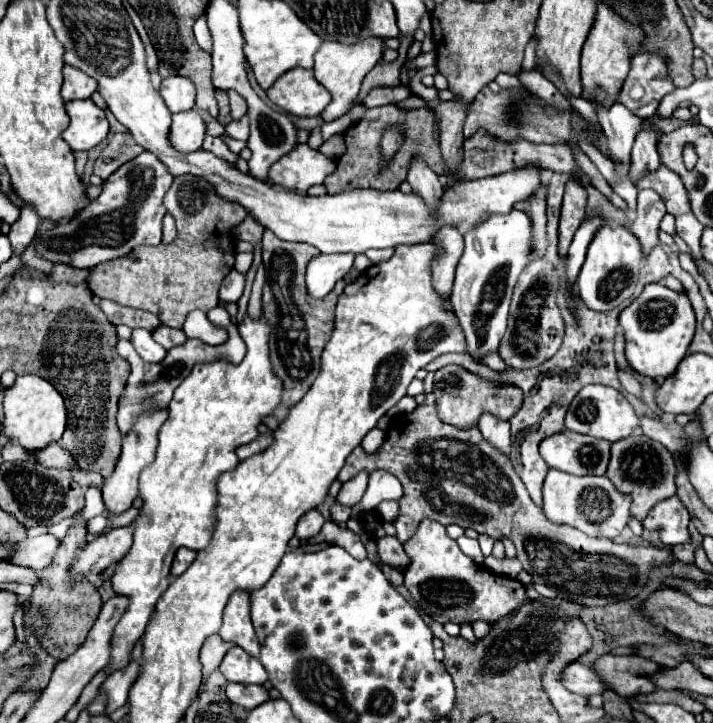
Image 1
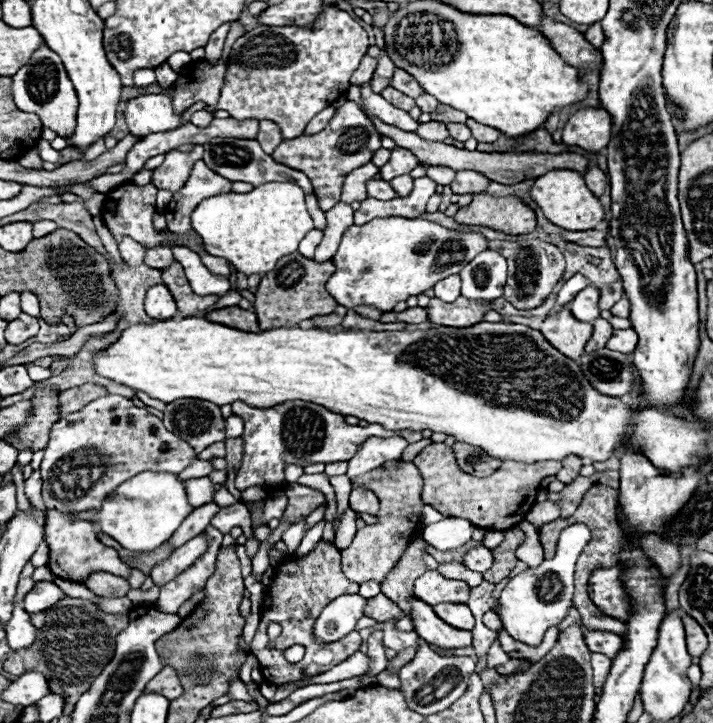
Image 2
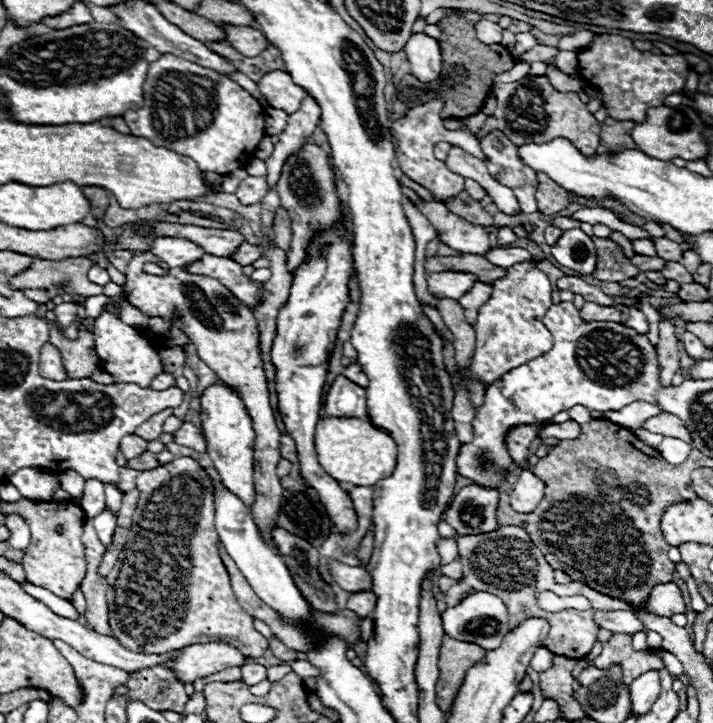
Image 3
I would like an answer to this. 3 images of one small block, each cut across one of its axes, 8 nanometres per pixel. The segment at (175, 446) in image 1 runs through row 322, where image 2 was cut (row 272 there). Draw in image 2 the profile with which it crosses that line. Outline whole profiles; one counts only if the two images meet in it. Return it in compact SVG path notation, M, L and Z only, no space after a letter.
M272 182L248 194L218 194L202 200L190 216L192 228L202 236L212 256L226 258L246 276L268 274L282 256L294 254L300 240L314 228L304 204L304 192L294 182Z

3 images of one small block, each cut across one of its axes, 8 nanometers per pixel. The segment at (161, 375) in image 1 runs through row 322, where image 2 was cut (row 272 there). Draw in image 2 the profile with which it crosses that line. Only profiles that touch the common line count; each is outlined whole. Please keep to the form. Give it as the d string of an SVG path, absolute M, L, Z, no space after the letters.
M130 182L128 184L122 184L118 188L114 188L112 192L106 194L106 200L104 200L104 206L102 206L102 220L104 224L108 226L108 230L112 232L114 240L120 242L122 238L130 236L132 240L140 242L142 246L146 248L156 248L156 246L186 246L190 248L192 252L200 254L201 261L206 264L206 268L214 274L220 274L220 276L230 276L232 270L228 266L228 262L224 258L214 258L210 256L204 248L202 248L202 238L198 234L176 234L167 229L158 231L154 230L152 226L152 216L154 216L154 210L156 210L156 192L158 188L152 186L152 184L146 184L146 186L132 186Z

